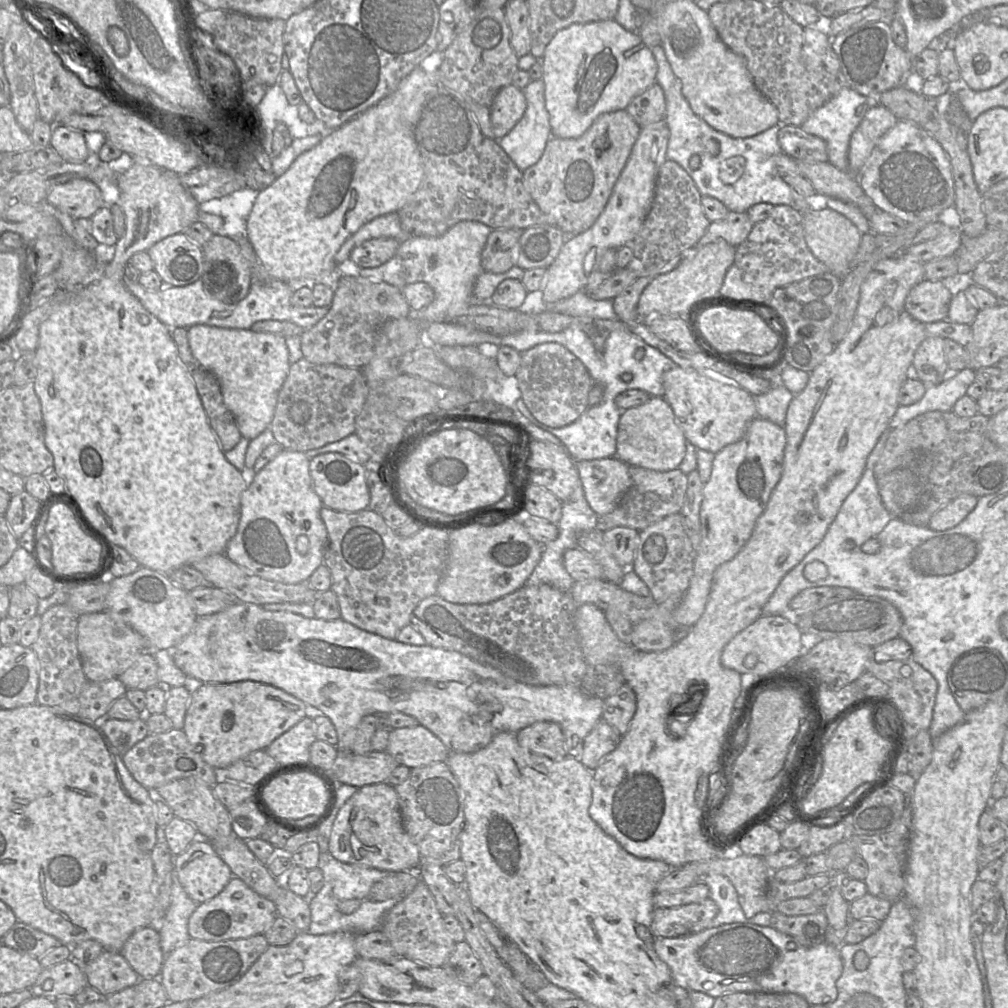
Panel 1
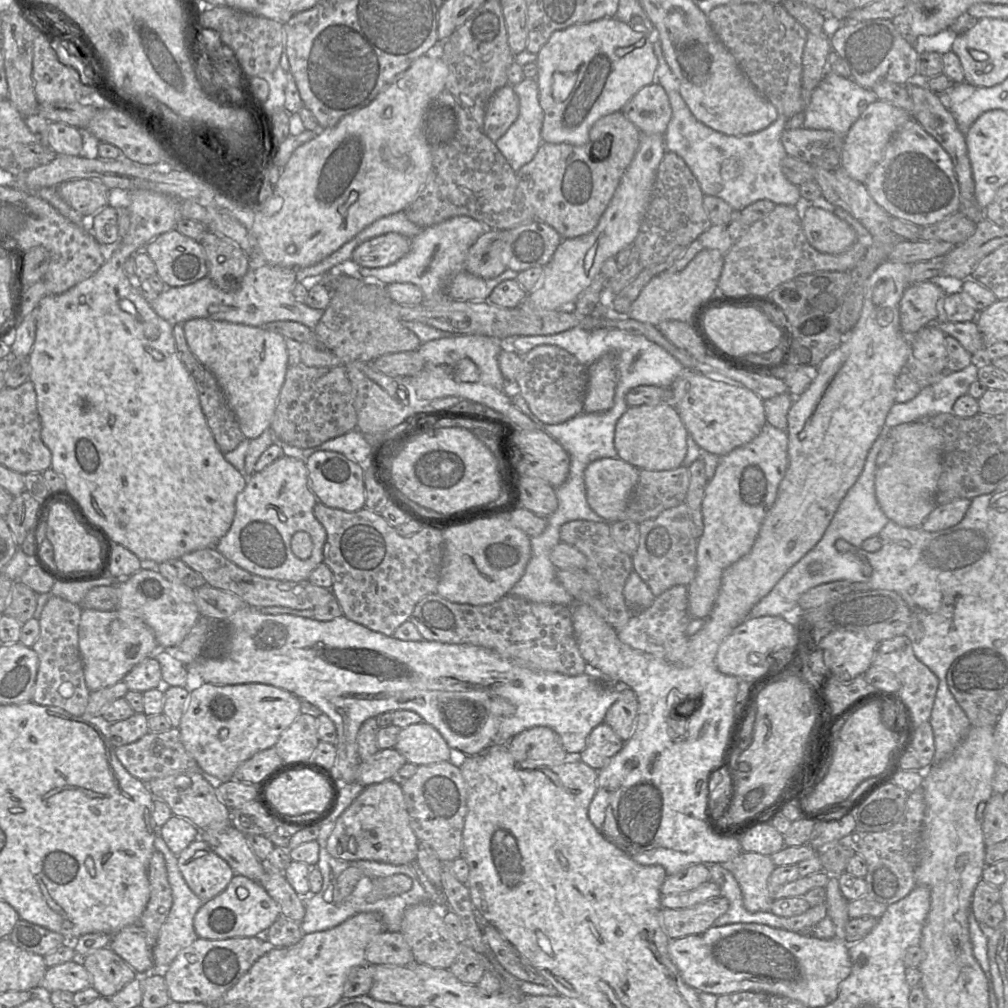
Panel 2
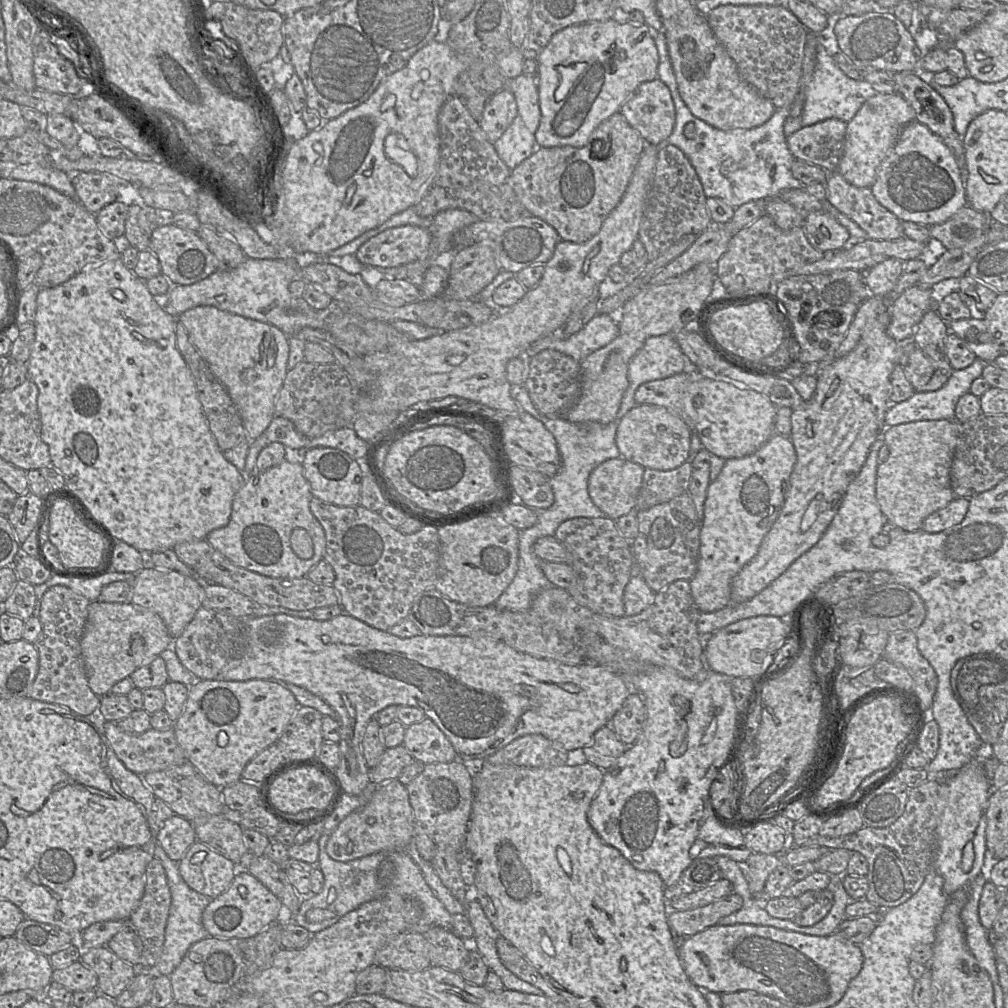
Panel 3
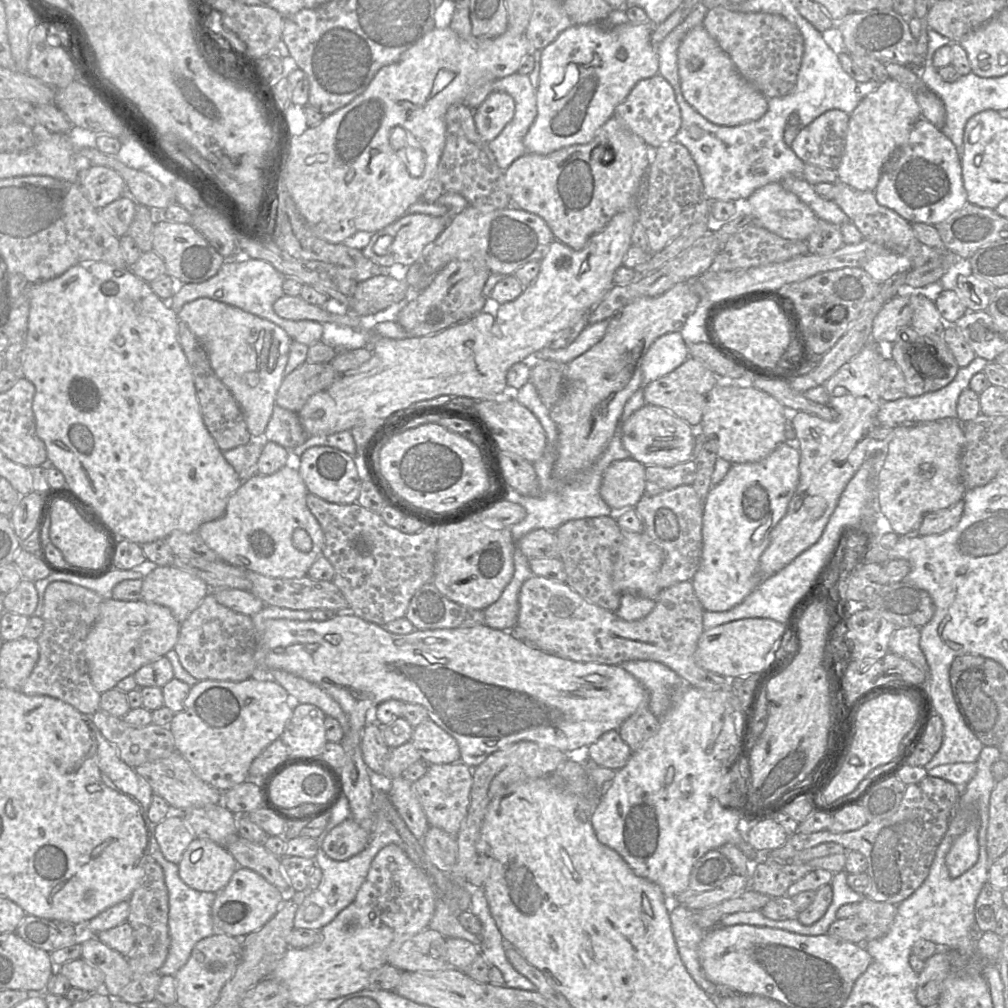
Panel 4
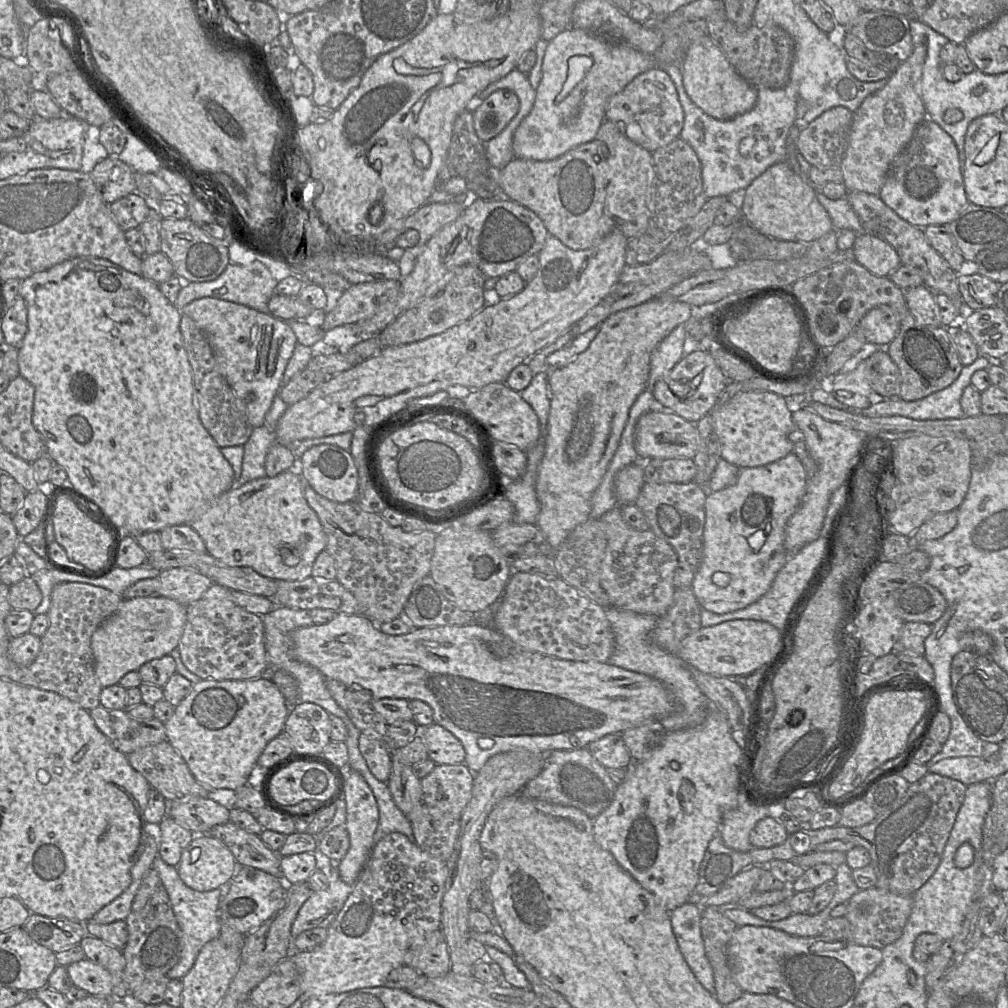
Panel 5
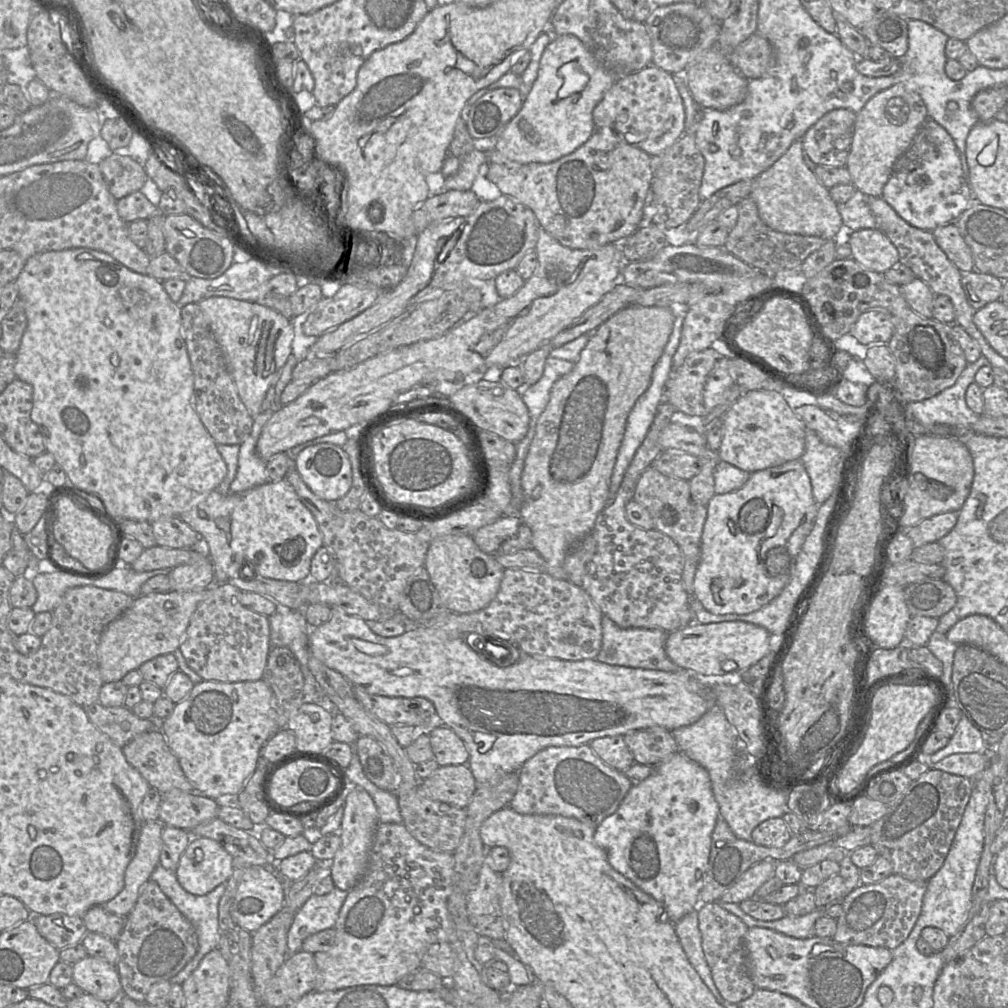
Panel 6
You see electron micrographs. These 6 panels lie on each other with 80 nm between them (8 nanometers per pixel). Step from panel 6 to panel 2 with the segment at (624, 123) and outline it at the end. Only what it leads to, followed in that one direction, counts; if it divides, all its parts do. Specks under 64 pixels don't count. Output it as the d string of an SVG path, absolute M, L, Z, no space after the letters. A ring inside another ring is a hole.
M657 82L641 88L622 112L642 134L664 135L672 117L668 95Z

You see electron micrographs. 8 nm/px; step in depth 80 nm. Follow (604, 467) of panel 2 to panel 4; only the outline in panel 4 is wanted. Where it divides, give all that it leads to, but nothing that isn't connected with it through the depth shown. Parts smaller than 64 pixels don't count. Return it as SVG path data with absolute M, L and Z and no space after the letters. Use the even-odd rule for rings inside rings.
M628 458L612 462L604 471L600 496L616 513L635 508L645 494L645 465Z

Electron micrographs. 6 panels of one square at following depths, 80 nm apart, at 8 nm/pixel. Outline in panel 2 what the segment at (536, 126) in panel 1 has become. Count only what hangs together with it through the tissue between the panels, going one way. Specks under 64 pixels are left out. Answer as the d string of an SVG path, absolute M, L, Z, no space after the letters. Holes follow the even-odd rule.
M525 78L513 88L519 97L519 116L495 143L513 170L517 172L532 161L543 143L541 132L544 111L540 105L536 79Z

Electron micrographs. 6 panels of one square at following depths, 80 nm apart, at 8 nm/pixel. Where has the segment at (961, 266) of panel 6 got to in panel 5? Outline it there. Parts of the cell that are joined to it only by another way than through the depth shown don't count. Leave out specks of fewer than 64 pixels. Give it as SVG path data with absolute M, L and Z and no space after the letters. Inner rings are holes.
M929 225L924 228L924 233L929 244L958 274L965 259L962 256L948 225Z

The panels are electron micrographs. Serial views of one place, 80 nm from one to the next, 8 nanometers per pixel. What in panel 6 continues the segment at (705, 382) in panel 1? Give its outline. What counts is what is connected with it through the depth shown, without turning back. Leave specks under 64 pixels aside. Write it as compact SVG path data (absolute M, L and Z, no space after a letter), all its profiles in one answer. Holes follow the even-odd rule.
M751 390L743 392L743 394L734 402L731 408L722 417L718 419L722 419L724 424L724 435L720 448L718 449L718 451L713 451L708 447L707 439L705 438L705 443L707 445L706 449L709 450L711 453L716 452L720 460L728 462L746 472L754 473L755 471L781 465L790 460L800 459L805 451L806 426L804 422L790 408L784 397L779 392L770 390Z

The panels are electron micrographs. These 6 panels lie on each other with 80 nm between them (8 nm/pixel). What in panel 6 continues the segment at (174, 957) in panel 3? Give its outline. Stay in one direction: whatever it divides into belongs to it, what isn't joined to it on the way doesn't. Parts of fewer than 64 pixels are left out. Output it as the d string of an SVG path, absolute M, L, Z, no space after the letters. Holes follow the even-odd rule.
M158 864L151 874L151 880L155 881L164 894L176 905L181 913L193 924L198 936L198 951L191 961L173 978L172 984L182 984L198 967L201 960L210 951L218 948L220 939L219 927L219 902L227 888L227 882L221 883L213 891L205 895L193 895L187 892L179 883L176 872L165 869Z

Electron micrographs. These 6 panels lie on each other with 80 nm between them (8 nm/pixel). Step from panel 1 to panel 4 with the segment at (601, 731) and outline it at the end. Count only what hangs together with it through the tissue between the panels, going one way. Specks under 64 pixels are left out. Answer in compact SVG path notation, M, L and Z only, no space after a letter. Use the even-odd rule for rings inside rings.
M610 730L588 746L588 765L597 765L615 771L631 757L632 750L622 740L618 730Z

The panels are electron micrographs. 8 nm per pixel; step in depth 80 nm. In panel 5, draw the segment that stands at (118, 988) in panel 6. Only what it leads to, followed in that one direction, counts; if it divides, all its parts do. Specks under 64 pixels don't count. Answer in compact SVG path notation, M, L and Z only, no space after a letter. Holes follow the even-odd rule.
M84 958L66 968L74 986L86 990L89 995L113 998L113 978L111 973L103 966Z

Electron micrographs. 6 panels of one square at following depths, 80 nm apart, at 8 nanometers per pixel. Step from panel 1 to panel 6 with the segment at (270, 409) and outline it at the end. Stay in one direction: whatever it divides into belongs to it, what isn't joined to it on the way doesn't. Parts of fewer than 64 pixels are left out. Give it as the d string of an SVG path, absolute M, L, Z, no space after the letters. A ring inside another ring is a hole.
M224 296L204 299L198 305L221 346L241 400L255 418L261 412L267 390L271 385L276 385L291 354L295 336L291 320L260 303Z

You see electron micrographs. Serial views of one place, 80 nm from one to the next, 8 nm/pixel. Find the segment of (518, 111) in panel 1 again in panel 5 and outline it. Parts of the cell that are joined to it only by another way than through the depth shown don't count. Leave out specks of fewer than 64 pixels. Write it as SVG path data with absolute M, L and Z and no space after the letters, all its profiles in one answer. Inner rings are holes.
M502 89L474 105L473 124L479 139L487 143L512 121L520 107L518 96Z

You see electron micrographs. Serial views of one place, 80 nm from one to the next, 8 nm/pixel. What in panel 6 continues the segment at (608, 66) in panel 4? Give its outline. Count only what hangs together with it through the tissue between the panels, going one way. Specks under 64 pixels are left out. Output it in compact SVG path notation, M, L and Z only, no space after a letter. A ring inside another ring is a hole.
M553 36L542 55L538 77L528 91L521 109L494 139L497 157L509 163L528 164L551 163L570 155L595 132L593 110L618 77L618 74L606 69L576 36Z

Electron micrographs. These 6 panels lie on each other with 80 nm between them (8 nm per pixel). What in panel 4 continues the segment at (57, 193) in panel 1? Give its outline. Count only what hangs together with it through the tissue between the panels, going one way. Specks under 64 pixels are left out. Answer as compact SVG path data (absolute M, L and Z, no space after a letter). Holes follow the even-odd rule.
M91 166L79 171L78 183L85 197L96 209L102 209L122 197L126 187L123 178L105 166Z

